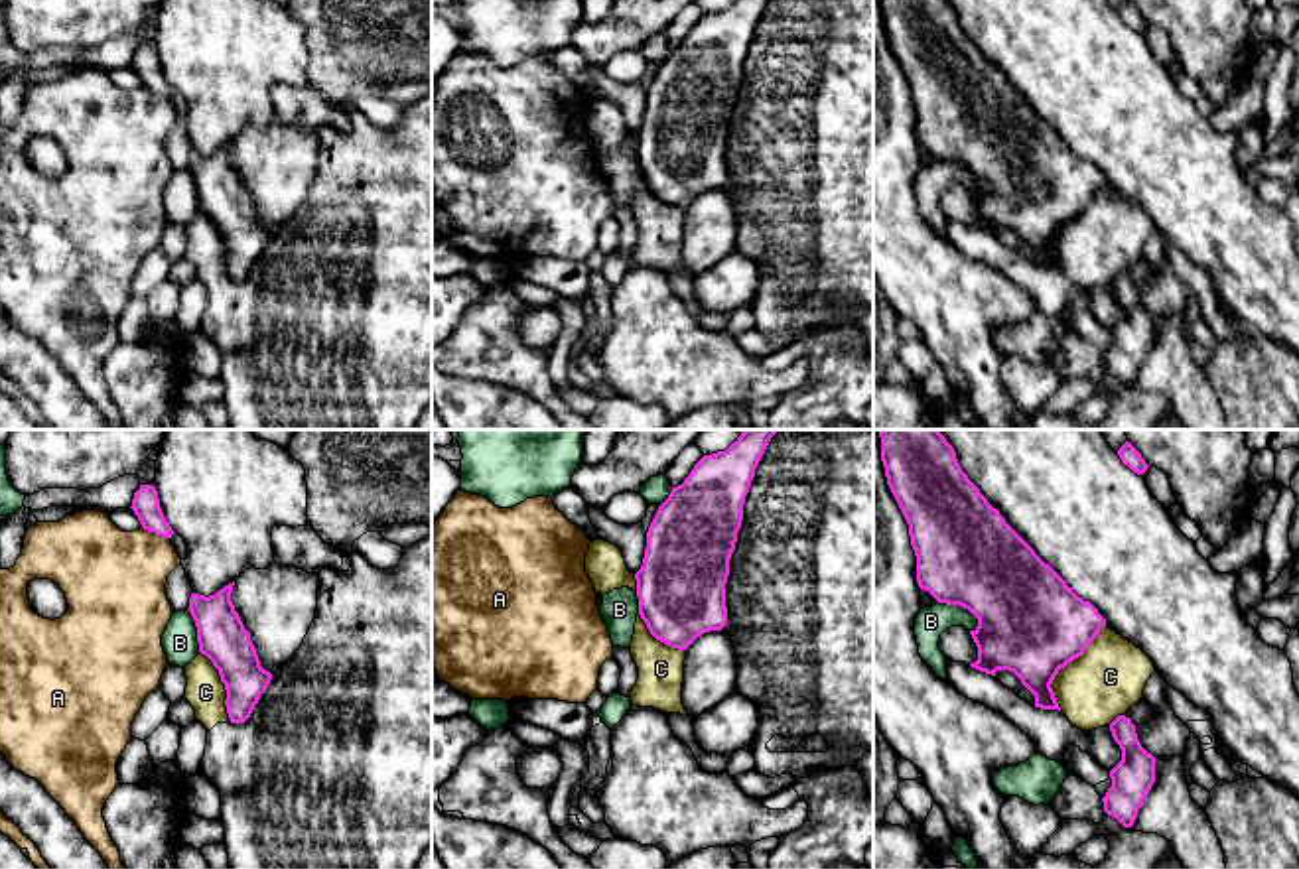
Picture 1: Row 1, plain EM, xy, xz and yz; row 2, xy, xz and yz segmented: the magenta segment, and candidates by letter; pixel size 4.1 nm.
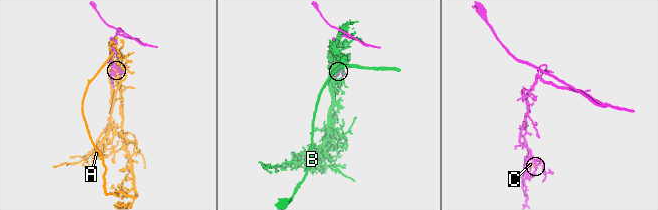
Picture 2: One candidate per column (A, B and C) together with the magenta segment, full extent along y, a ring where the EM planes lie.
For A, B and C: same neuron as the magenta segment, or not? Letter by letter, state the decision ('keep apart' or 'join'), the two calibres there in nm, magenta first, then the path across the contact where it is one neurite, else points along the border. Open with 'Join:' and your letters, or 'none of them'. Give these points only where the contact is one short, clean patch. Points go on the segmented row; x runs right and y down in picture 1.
Join: none of them
A: keep apart | 110/400 nm
B: keep apart | 420/120 nm
C: keep apart | 420/300 nm

